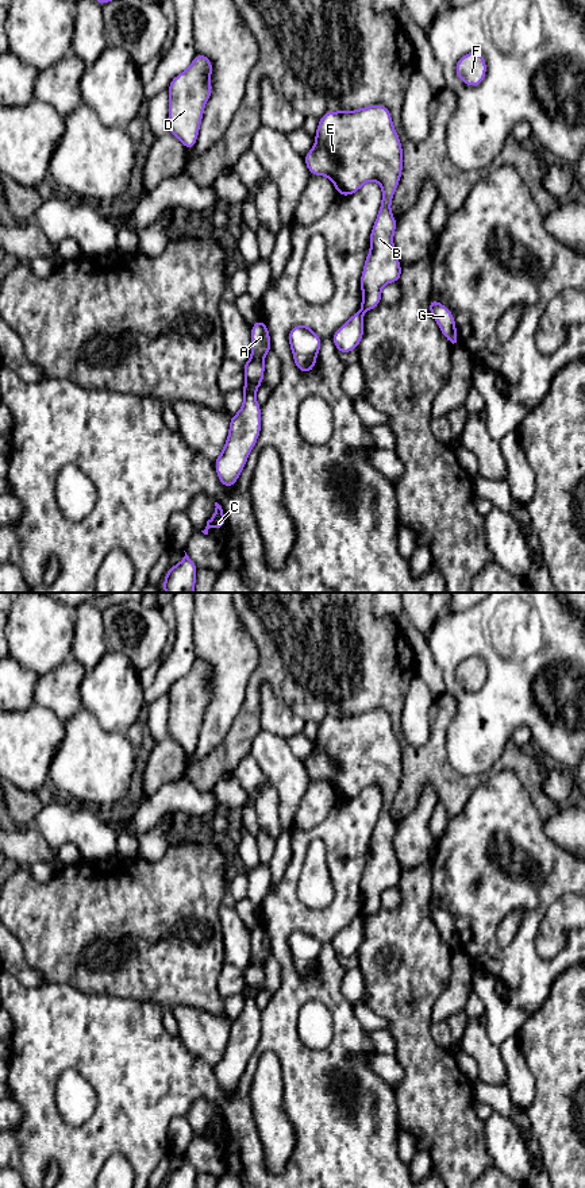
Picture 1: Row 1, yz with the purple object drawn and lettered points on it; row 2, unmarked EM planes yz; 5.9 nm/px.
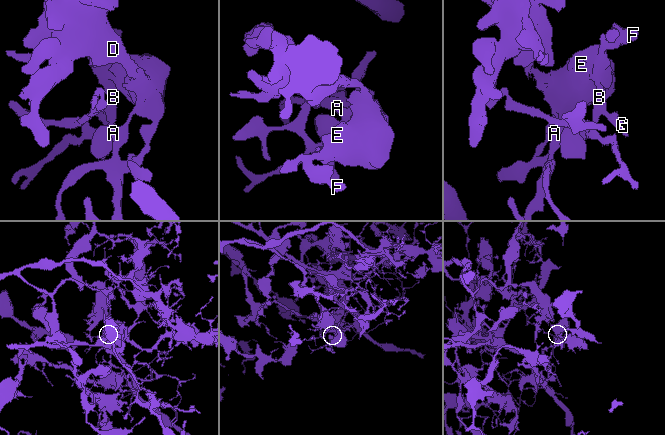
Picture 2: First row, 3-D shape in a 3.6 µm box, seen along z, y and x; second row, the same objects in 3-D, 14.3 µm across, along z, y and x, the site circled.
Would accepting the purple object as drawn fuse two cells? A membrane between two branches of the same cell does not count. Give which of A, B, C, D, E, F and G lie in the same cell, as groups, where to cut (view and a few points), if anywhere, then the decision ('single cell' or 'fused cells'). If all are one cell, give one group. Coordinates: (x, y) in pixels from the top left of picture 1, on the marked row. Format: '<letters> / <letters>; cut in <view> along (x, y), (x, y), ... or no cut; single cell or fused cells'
A C / B D E F G; cut in yz along (361, 309), (364, 312); fused cells

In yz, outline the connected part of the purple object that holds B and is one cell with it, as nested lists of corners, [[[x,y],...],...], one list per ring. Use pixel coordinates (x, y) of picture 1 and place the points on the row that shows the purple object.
[[[374,104],[355,111],[324,113],[319,117],[315,146],[303,158],[311,176],[326,176],[334,182],[338,196],[351,196],[369,181],[377,181],[382,188],[380,211],[369,238],[372,250],[366,255],[361,275],[361,310],[374,309],[381,304],[382,286],[399,282],[403,269],[393,246],[397,220],[390,212],[390,204],[403,171],[403,147],[389,109],[382,104]]]

